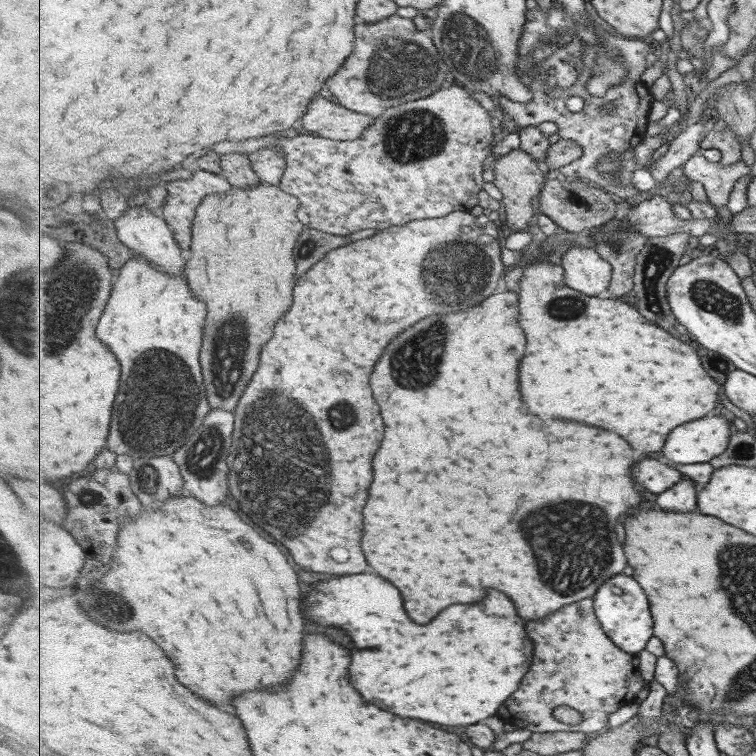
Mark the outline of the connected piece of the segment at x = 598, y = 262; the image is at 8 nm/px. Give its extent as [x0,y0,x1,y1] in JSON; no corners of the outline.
[561,246,614,296]

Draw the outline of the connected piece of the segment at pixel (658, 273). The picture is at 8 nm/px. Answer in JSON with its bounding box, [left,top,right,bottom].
[634,232,691,334]

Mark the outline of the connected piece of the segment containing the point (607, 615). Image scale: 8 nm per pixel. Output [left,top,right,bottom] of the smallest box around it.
[593,576,654,654]

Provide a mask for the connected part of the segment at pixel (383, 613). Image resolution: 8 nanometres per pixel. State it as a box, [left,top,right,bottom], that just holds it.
[303,574,533,726]

